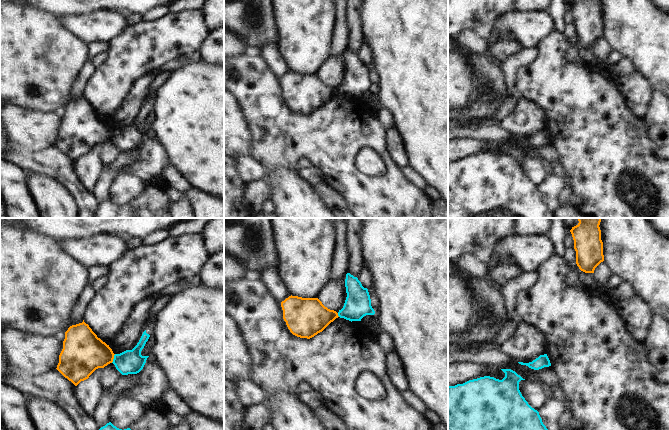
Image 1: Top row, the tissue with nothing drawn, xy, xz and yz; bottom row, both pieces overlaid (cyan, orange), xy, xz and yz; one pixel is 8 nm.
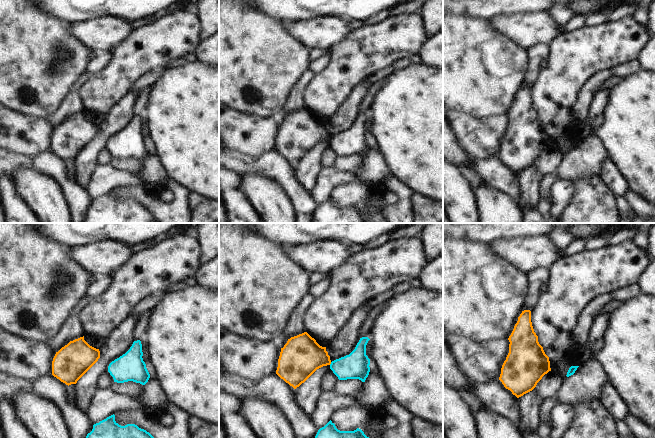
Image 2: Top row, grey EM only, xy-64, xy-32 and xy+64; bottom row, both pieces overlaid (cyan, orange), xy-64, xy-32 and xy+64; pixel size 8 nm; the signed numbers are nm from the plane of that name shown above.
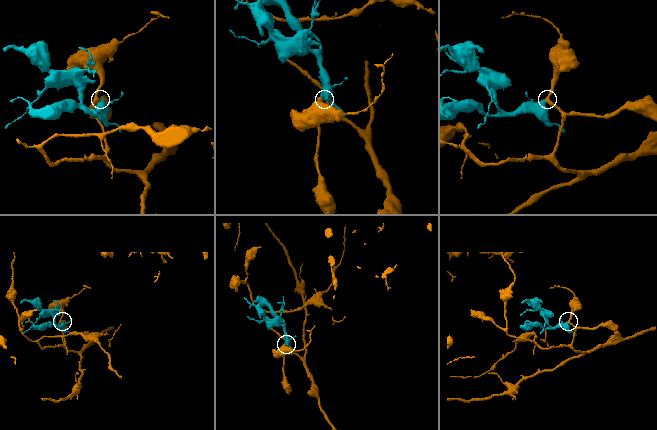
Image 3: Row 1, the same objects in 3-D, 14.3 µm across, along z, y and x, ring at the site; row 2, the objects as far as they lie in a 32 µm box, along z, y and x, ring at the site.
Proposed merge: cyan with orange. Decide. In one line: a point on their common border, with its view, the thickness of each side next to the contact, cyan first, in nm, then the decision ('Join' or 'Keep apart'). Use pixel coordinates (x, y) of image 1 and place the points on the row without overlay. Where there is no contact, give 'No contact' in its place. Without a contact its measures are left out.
Touches cyan at xy (114, 134). Thickness 190 nm (cyan) against 320 nm. Keep apart

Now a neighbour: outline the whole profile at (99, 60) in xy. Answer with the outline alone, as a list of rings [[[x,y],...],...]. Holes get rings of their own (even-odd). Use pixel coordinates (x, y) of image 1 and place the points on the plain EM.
[[[107,51],[101,52],[93,59],[93,63],[97,68],[97,67],[103,65],[107,58],[108,58]]]

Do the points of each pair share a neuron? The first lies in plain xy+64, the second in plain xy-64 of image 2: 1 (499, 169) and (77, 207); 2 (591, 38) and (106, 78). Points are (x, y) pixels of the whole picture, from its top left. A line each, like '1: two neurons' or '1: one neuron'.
1: one neuron
2: one neuron

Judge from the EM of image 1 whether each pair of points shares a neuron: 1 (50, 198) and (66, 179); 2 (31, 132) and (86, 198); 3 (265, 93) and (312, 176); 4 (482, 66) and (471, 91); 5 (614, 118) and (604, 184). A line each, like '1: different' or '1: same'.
1: different
2: different
3: different
4: different
5: same

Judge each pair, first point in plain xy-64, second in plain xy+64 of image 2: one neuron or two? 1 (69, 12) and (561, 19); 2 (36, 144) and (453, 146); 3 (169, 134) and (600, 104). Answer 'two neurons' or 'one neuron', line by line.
1: two neurons
2: two neurons
3: two neurons

